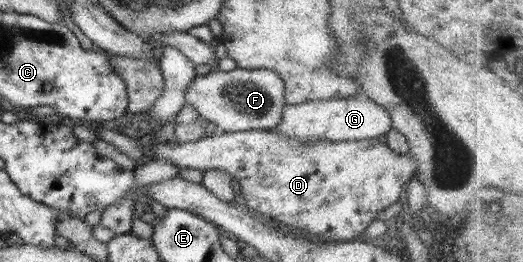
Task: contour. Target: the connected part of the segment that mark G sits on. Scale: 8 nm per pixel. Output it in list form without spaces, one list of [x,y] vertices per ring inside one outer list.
[[[354,96],[344,99],[312,100],[302,104],[287,104],[282,120],[275,126],[276,134],[291,136],[295,140],[331,140],[346,142],[376,139],[390,135],[391,115],[369,97]]]

